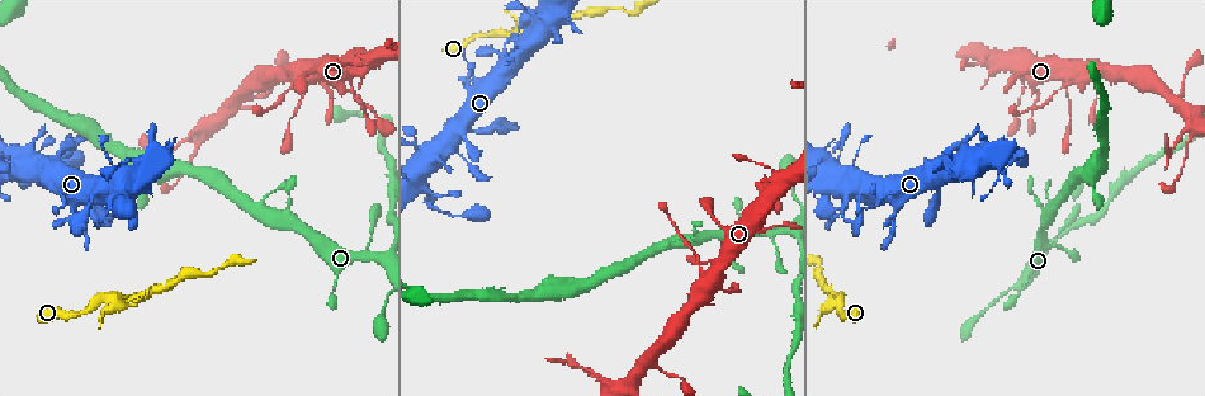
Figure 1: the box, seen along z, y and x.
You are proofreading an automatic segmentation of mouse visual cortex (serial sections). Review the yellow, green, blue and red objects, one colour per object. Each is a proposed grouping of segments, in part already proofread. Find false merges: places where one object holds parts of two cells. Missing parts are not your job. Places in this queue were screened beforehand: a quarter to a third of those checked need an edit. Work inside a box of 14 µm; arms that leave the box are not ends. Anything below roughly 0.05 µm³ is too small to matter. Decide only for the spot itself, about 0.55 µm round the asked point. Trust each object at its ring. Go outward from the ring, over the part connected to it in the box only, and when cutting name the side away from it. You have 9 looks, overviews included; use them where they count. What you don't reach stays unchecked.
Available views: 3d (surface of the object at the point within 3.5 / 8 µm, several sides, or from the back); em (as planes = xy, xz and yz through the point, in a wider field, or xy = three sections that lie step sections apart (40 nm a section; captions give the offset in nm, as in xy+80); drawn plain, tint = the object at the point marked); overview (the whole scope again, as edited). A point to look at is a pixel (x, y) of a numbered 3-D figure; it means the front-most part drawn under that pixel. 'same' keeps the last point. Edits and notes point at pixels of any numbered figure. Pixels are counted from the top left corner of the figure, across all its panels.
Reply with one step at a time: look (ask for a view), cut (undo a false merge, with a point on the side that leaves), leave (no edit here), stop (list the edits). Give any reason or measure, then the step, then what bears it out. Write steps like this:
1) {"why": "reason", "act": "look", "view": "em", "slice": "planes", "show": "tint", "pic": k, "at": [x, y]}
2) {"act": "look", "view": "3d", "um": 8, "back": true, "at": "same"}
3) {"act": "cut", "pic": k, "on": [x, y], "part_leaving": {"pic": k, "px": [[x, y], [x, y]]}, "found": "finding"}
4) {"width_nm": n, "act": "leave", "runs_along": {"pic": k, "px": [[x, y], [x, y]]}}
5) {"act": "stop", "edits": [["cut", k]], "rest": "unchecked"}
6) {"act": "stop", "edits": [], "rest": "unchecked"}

{"why": "thin neck", "act": "look", "view": "3d", "um": 3.5, "pic": 1, "at": [712, 260]}

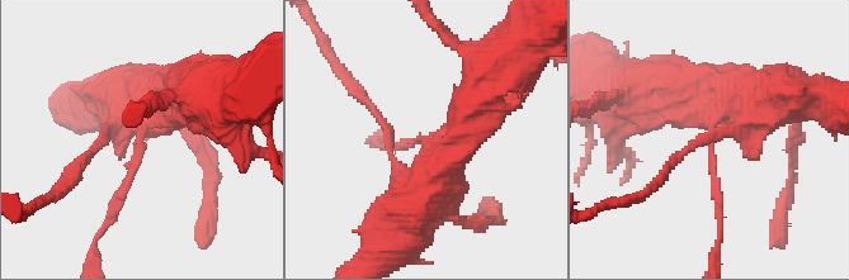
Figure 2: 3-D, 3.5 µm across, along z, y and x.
{"why": "shape alone is not enough", "act": "look", "view": "em", "slice": "planes", "show": "tint", "pic": 2, "at": [427, 142]}

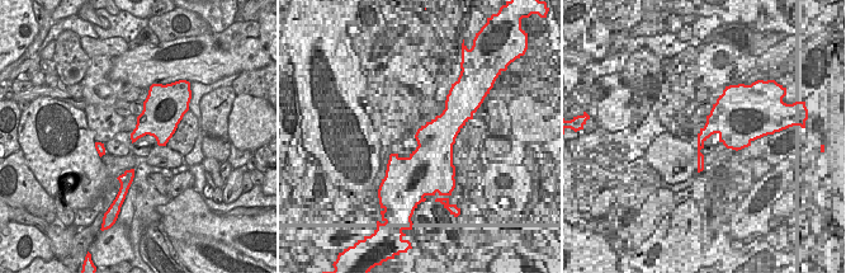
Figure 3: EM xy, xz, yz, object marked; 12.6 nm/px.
{"act": "leave", "found": "continuous, no second cell"}

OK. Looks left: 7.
{"why": "narrows sharply", "act": "look", "view": "3d", "um": 3.5, "pic": 1, "at": [453, 152]}

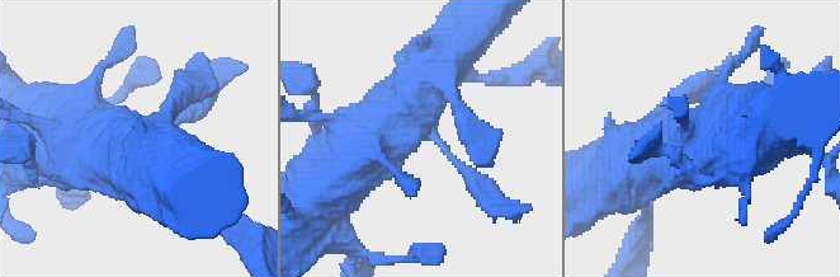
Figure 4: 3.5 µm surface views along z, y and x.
{"why": "shape alone is not enough", "act": "look", "view": "em", "slice": "xy", "step": 3, "show": "tint", "pic": 4, "at": [422, 132]}

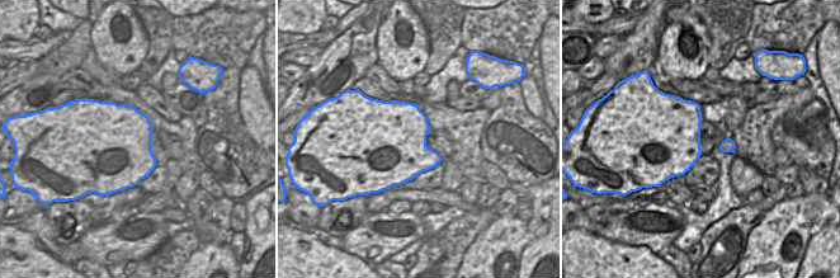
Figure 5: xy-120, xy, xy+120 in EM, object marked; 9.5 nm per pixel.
{"act": "leave", "runs_along": {"pic": 4, "px": [[447, 52], [409, 104], [338, 169]]}, "found": "one cell here"}

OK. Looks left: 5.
{"why": "narrows sharply", "act": "look", "view": "3d", "um": 3.5, "pic": 1, "at": [427, 201]}

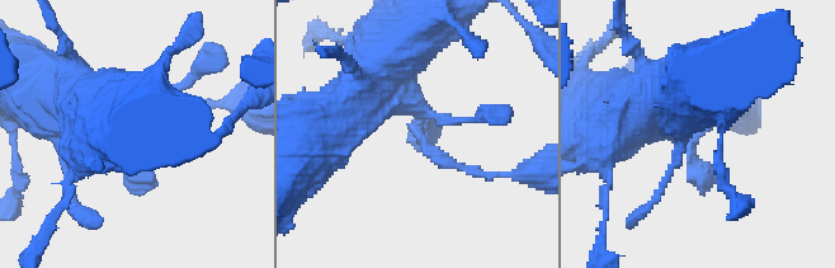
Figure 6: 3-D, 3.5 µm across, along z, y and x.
{"act": "look", "view": "em", "slice": "planes", "show": "tint", "pic": 6, "at": [420, 138]}

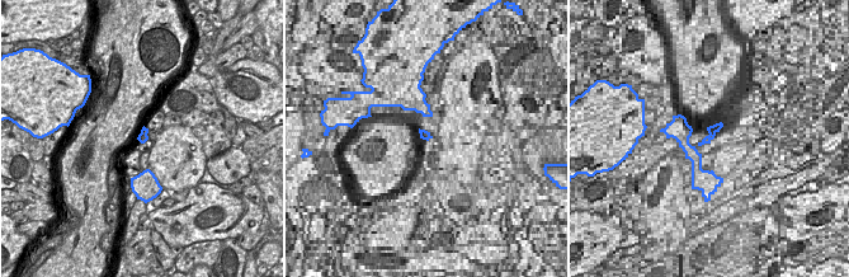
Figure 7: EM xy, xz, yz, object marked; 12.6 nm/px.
{"act": "look", "view": "em", "slice": "xy", "step": 1, "show": "tint", "at": "same"}

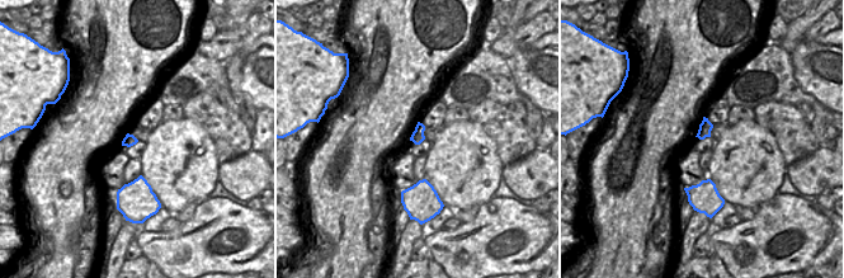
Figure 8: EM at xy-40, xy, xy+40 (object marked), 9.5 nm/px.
{"act": "leave", "runs_along": {"pic": 6, "px": [[394, 73], [425, 147], [487, 177]]}, "found": "all the same cell"}

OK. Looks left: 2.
{"why": "abrupt turn", "act": "look", "view": "3d", "um": 3.5, "pic": 1, "at": [116, 301]}

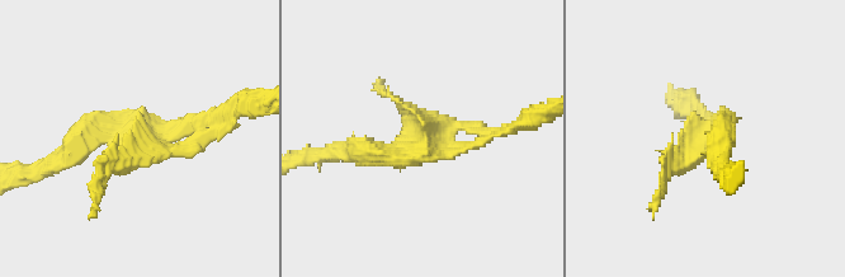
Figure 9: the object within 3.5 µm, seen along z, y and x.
{"why": "now the EM", "act": "look", "view": "em", "slice": "xy", "step": 3, "show": "tint", "pic": 9, "at": [426, 149]}

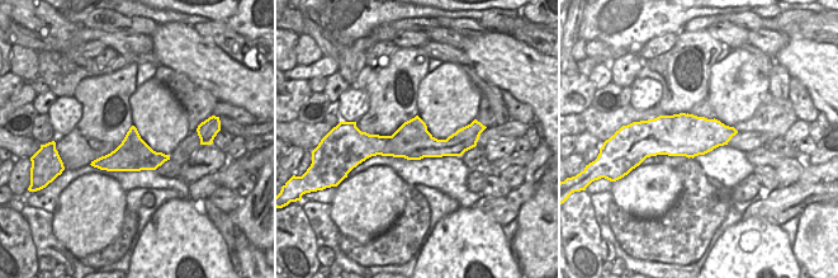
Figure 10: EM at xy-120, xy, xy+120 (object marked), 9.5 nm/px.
{"act": "leave", "runs_along": {"pic": 10, "px": [[472, 131], [453, 146], [363, 146]]}, "found": "one cell here"}

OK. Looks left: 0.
{"act": "stop", "edits": [], "rest": "unchecked"}

